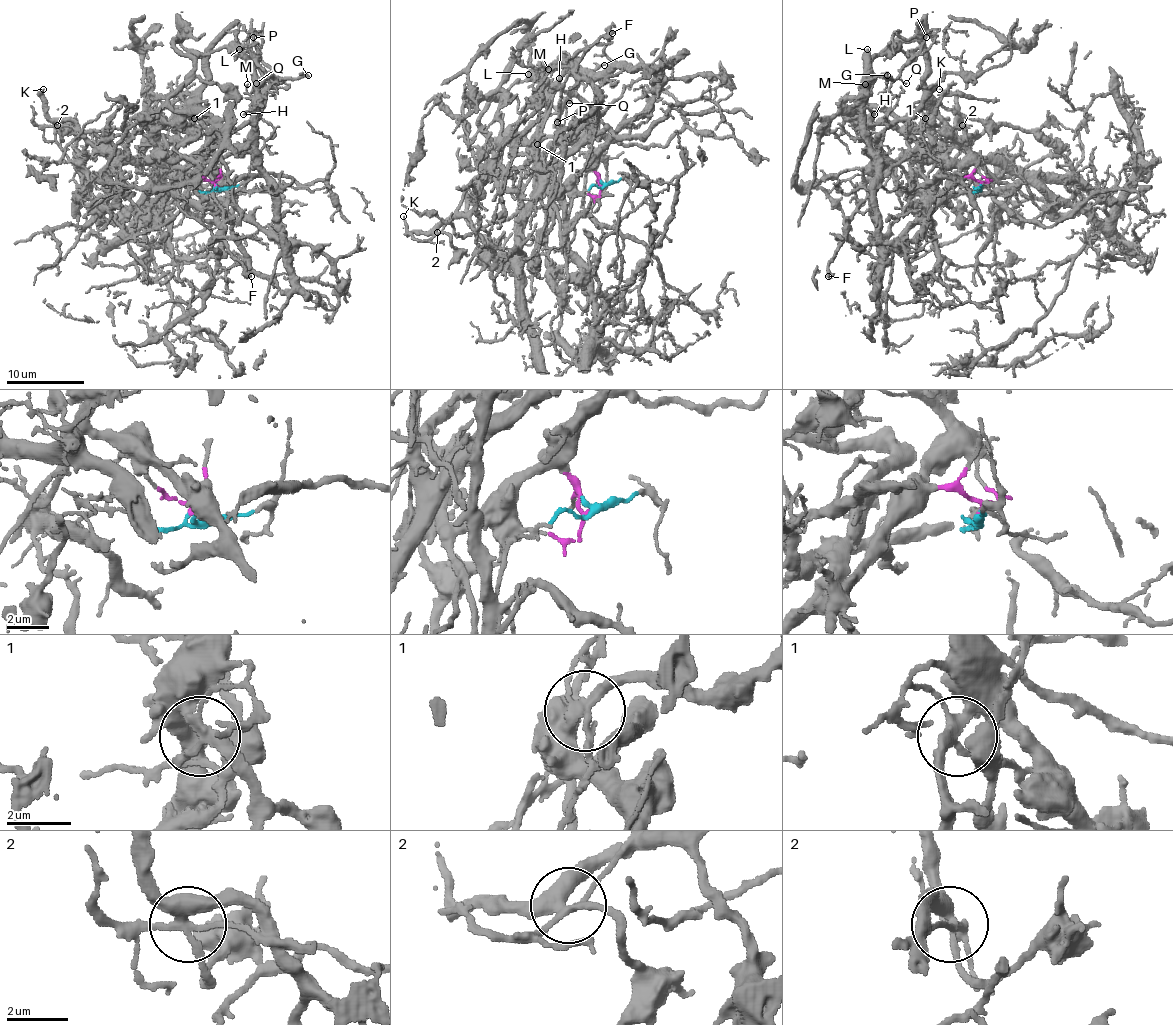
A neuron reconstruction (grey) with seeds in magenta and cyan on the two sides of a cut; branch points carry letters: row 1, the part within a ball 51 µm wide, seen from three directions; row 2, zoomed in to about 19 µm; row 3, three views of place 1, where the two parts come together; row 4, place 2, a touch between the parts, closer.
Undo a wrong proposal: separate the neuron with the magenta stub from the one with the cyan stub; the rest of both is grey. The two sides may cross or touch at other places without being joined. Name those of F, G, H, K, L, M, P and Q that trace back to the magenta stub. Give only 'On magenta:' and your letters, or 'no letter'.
On magenta: F, G, H, K, L, M, P, Q

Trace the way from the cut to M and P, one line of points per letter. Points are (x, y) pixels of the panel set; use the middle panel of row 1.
M: (602, 185), (596, 166), (609, 138), (652, 99), (654, 72), (618, 68), (590, 72), (561, 64), (548, 68)
P: (602, 185), (596, 166), (609, 138), (652, 99), (654, 72), (559, 64), (579, 86), (557, 123)

